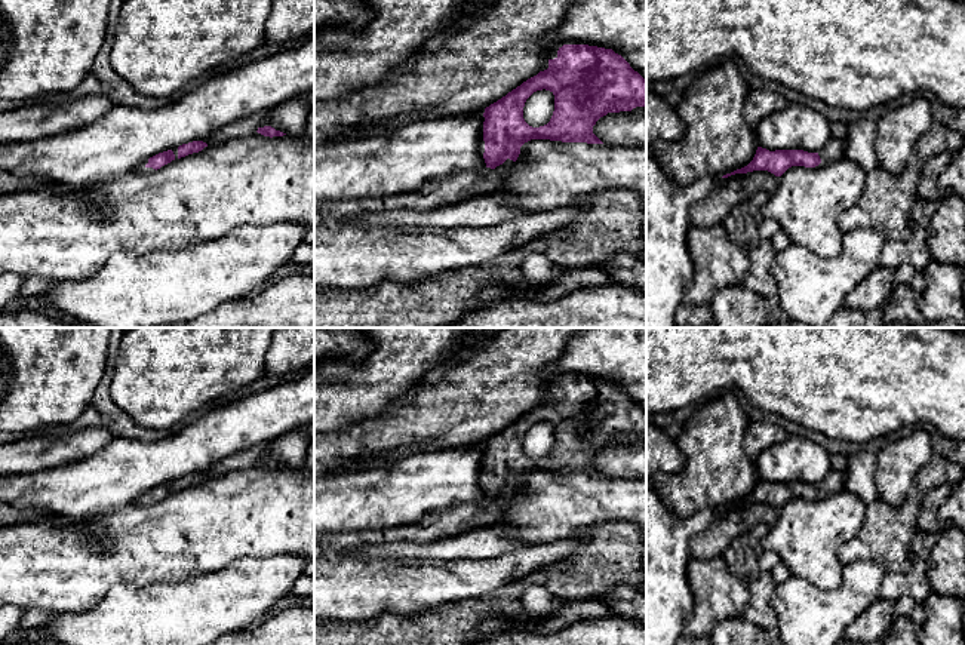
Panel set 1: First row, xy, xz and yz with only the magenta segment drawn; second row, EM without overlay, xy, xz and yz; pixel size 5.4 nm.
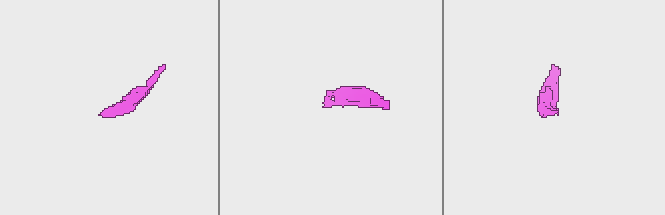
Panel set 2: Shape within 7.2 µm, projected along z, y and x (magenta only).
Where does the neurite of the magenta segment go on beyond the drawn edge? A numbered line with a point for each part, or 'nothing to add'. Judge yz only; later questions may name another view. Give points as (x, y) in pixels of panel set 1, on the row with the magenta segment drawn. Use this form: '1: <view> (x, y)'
1: yz (835, 149)

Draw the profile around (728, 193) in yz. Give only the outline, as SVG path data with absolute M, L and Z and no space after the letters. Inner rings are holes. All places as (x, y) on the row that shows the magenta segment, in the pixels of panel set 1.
M768 171L735 173L717 179L713 191L691 208L691 222L697 227L722 224L726 215L741 202L765 190L768 194L777 191L780 176Z

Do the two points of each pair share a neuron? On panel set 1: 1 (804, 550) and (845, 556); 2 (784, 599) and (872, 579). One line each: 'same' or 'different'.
1: different
2: same

